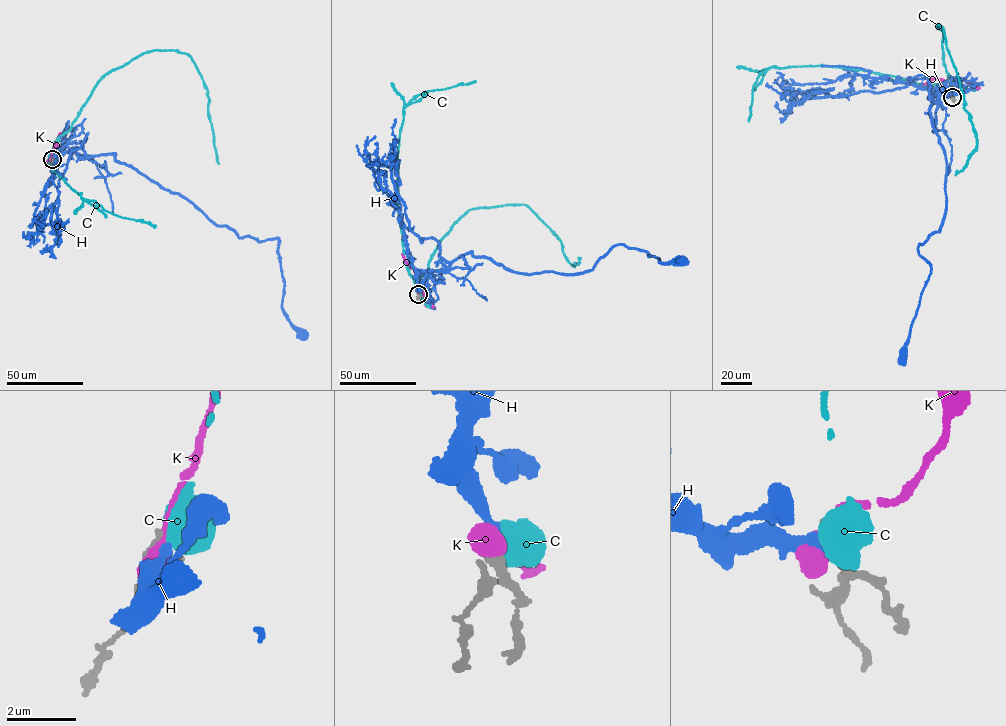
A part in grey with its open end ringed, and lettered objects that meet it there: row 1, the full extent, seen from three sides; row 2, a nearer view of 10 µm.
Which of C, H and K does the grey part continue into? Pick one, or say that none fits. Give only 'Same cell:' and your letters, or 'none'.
Same cell: H

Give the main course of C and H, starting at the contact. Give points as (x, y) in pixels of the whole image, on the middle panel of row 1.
C: (418, 294), (417, 278), (428, 270), (439, 241), (472, 209), (526, 205), (559, 239), (572, 265), (581, 257)
H: (418, 294), (427, 273), (471, 252), (530, 274), (591, 270), (620, 244), (644, 250), (662, 264), (682, 261)

